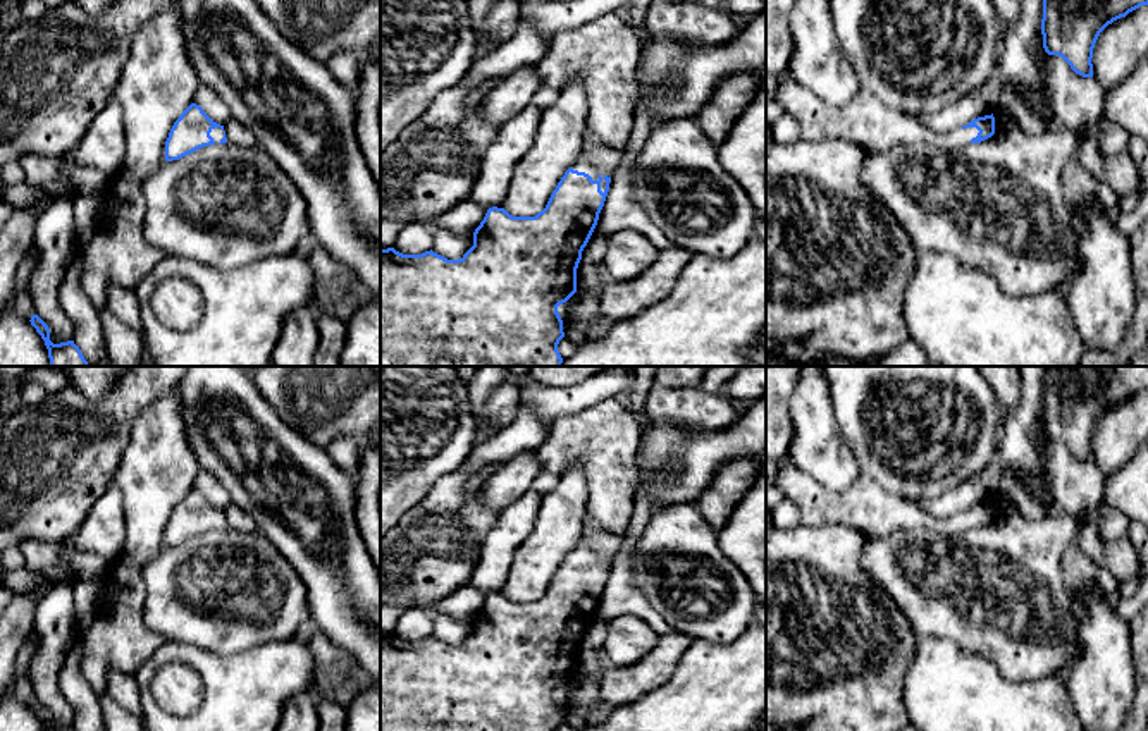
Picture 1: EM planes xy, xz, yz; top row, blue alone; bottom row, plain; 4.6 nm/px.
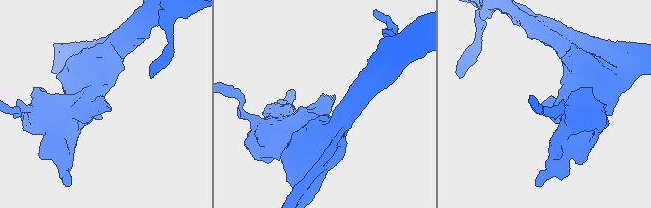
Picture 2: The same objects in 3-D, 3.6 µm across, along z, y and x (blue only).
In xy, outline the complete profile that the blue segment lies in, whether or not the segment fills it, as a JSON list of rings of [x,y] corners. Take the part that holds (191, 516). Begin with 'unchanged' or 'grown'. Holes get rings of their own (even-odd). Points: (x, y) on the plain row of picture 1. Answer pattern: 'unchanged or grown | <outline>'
grown | [[[191,488],[169,518],[165,545],[179,545],[203,531],[222,528],[227,528],[224,511],[213,507],[200,490]]]

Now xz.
grown | [[[582,538],[535,602],[513,602],[504,593],[489,593],[473,617],[473,631],[460,645],[447,645],[432,635],[422,640],[380,635],[380,731],[558,731],[565,722],[558,691],[577,678],[577,654],[609,568],[611,562],[596,556]]]

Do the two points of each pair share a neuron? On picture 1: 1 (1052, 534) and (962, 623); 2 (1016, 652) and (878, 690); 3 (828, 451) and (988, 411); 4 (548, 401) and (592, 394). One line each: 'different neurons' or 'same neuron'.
1: same neuron
2: different neurons
3: different neurons
4: same neuron

